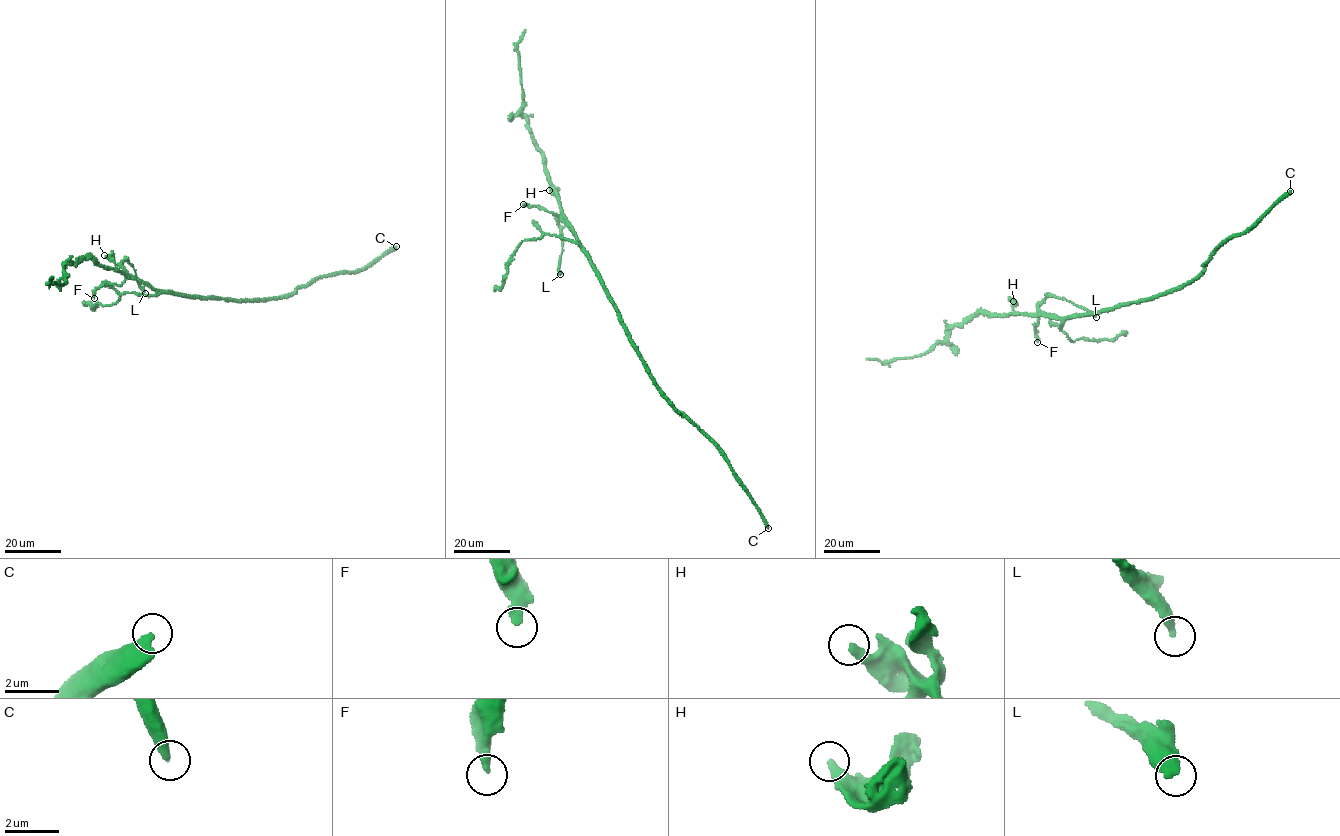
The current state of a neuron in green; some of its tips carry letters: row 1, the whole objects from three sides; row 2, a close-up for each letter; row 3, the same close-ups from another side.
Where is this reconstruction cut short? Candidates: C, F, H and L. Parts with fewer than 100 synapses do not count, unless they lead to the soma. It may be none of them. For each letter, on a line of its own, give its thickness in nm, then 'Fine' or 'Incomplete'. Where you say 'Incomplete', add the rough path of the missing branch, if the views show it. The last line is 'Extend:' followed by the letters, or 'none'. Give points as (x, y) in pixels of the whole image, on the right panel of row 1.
C: Thickness 440 nm. Fine
F: Thickness 320 nm. Fine
H: Thickness 380 nm. Fine
L: Thickness 440 nm. Fine
Extend: none

